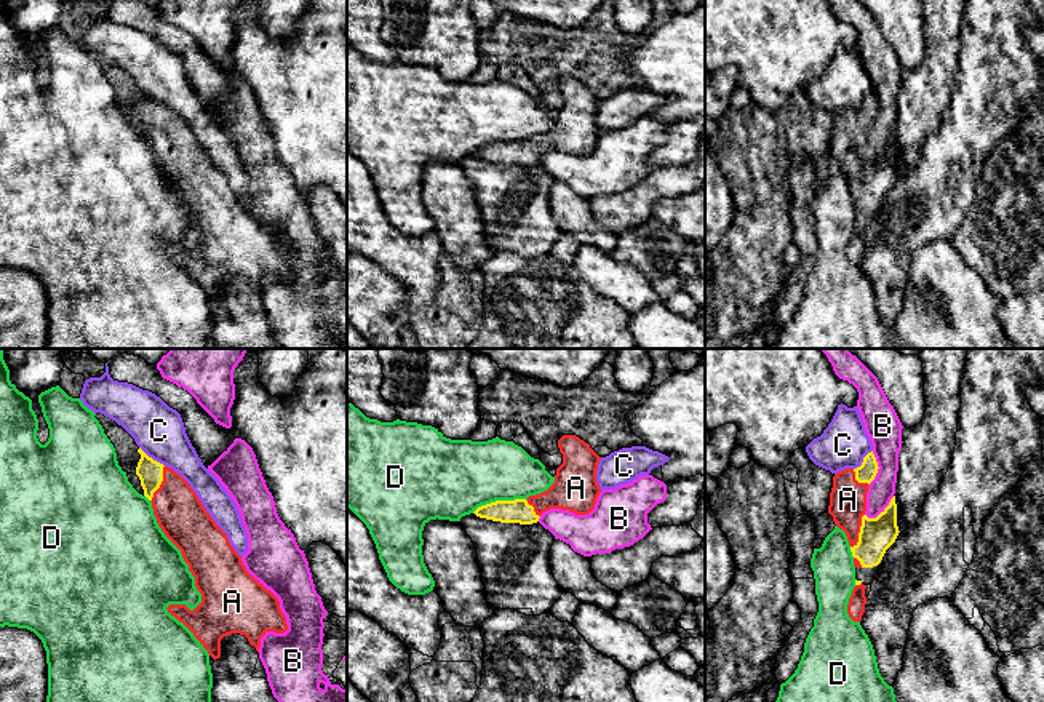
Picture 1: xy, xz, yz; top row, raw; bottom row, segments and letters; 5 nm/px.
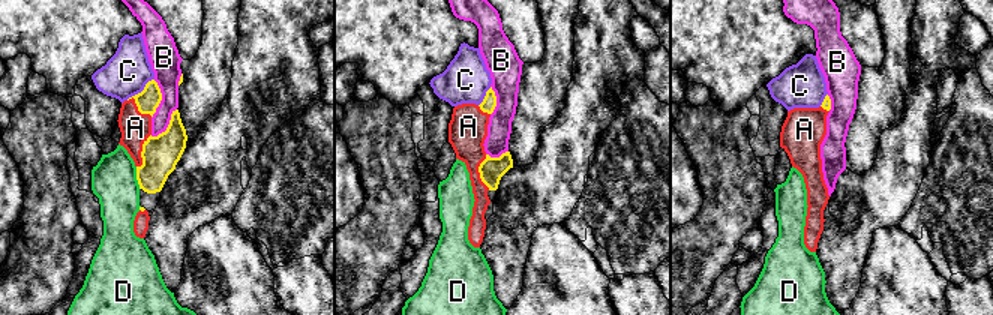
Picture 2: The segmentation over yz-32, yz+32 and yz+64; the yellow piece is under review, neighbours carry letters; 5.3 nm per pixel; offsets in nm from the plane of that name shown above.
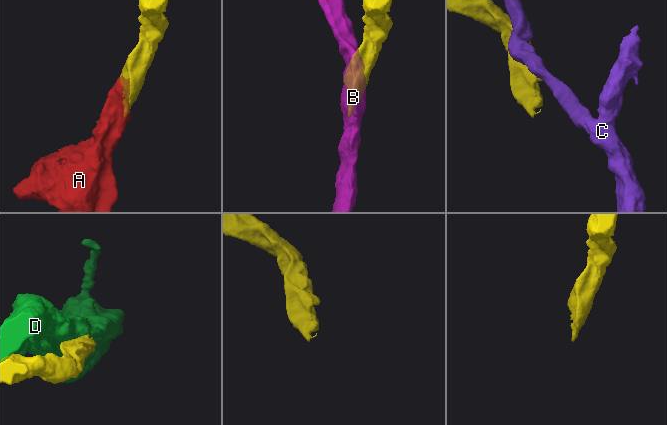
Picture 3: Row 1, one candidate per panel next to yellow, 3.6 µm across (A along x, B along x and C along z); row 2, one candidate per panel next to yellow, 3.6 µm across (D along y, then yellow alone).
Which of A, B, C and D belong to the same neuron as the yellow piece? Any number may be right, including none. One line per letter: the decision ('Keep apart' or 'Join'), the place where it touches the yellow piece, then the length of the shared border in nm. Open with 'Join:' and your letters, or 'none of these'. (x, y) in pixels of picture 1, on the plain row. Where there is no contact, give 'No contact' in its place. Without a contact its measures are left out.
Join: A
A: Join. Touches yellow at yz (860, 173). Shared border 190 nm
B: Keep apart. Touches yellow at yz (881, 154). Shared border 180 nm
C: Keep apart. Touches yellow at xy (151, 99). Shared border 160 nm
D: Keep apart. Touches yellow at xz (498, 143). Shared border 280 nm

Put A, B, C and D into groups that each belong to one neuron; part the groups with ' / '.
A / B / C / D

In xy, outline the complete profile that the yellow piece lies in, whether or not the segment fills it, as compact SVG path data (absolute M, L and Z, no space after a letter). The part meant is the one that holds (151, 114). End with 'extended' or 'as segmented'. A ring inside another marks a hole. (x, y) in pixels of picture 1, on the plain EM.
M141 90L137 94L141 101L136 117L144 138L152 144L153 157L165 177L181 192L195 219L195 229L201 235L201 245L193 253L185 246L169 246L168 254L193 275L214 302L221 299L221 281L232 275L245 277L259 294L261 280L267 273L285 275L288 272L278 240L246 213L227 176L206 154L190 126L173 110L149 99Z; extended

